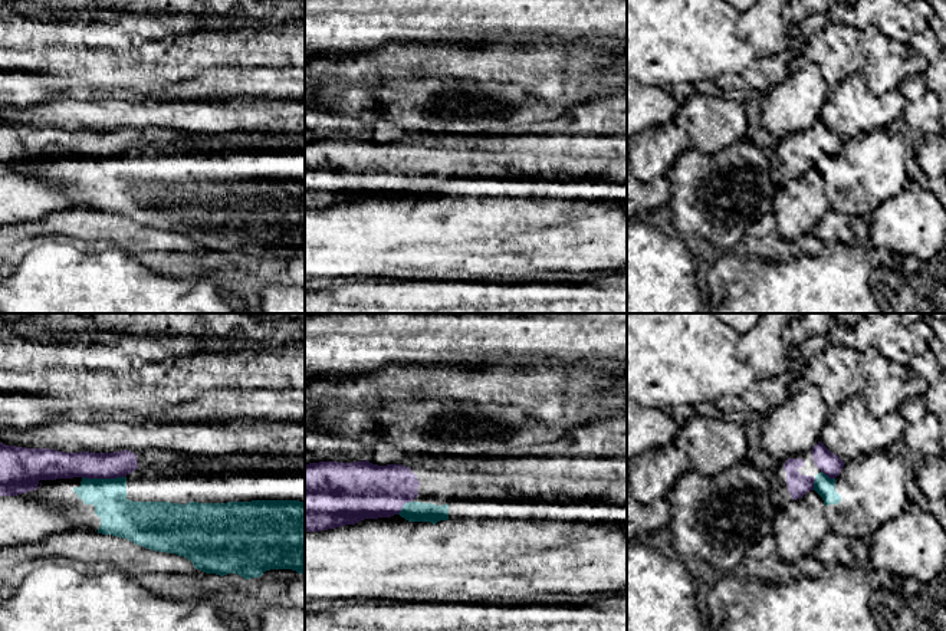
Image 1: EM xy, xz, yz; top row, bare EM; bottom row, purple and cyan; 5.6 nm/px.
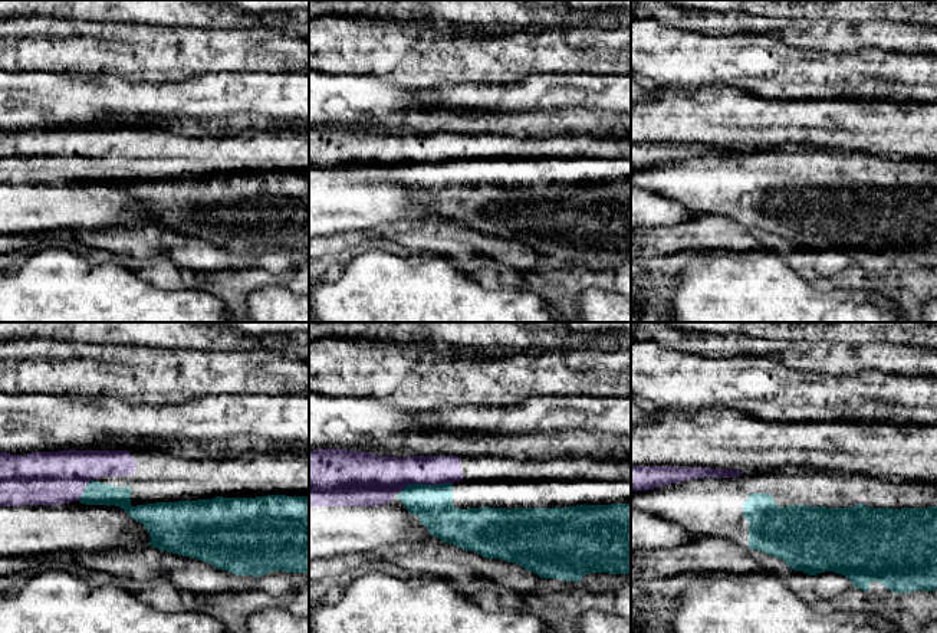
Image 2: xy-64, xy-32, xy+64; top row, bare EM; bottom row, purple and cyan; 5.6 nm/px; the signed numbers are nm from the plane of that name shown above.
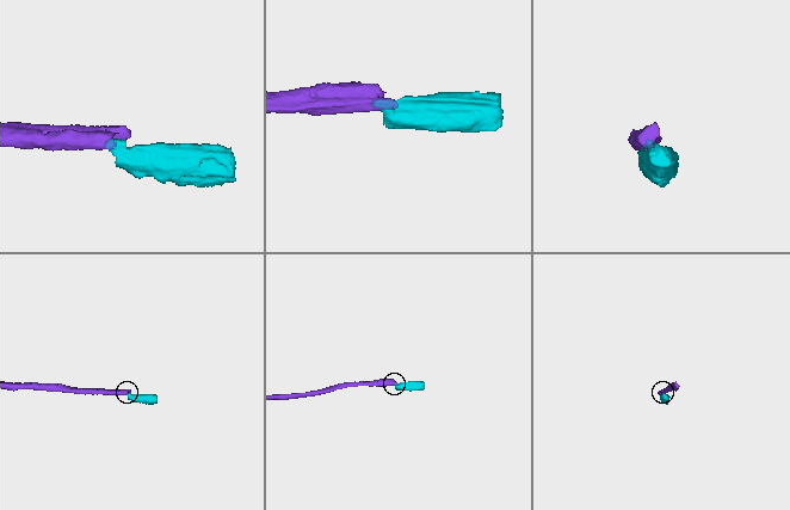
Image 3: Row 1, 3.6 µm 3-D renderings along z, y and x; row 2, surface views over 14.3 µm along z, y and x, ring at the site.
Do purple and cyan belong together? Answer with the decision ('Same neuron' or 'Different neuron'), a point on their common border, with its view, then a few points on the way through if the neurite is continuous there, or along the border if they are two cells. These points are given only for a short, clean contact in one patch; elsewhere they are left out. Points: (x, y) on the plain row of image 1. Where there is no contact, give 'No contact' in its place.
Different neuron. Touches purple at xy (104, 155). Boundary: xy (82, 154), (124, 155)

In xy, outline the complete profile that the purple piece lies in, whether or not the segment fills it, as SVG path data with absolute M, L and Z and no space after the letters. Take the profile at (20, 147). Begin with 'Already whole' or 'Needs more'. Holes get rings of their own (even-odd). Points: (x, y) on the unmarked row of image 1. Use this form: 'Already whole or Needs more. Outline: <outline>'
Already whole. Outline: M0 121L0 174L17 174L36 168L40 158L116 157L137 147L137 132L128 128L65 131Z

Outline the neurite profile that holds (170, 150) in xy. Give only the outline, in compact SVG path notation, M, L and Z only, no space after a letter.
M139 147L134 148L132 151L127 152L125 155L185 155L185 154L193 154L194 149L185 149L183 147L167 147L161 149L142 149Z

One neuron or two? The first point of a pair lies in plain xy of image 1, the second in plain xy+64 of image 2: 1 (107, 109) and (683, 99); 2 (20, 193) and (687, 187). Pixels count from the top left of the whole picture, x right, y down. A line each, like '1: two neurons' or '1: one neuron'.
1: one neuron
2: two neurons

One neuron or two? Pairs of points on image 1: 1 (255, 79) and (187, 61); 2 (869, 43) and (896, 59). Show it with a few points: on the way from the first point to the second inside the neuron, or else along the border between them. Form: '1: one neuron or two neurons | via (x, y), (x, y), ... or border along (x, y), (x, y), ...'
1: two neurons | border along (246, 68), (210, 66), (197, 76), (181, 82)
2: one neuron | via (876, 48), (889, 59)

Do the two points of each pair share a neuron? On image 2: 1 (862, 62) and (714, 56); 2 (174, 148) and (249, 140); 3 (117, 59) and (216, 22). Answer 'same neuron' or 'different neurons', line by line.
1: same neuron
2: same neuron
3: different neurons

